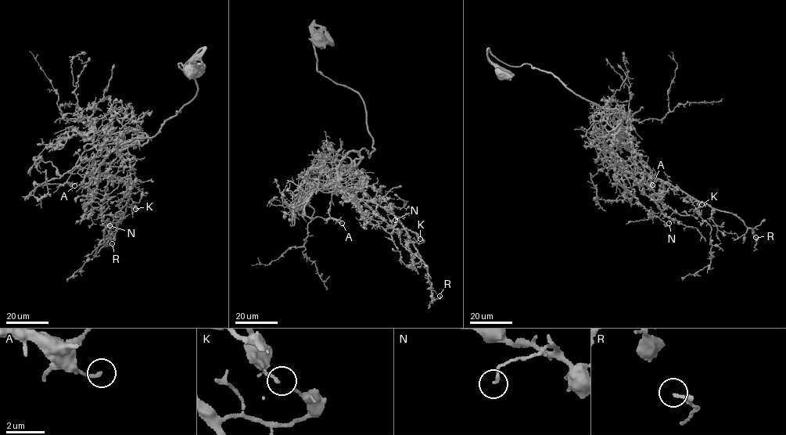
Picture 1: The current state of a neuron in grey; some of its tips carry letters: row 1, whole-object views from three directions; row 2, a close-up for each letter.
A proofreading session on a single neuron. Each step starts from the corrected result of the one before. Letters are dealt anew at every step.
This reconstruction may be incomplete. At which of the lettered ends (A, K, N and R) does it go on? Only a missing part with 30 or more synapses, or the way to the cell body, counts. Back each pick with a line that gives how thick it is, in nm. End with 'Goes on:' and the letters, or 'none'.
Goes on: none

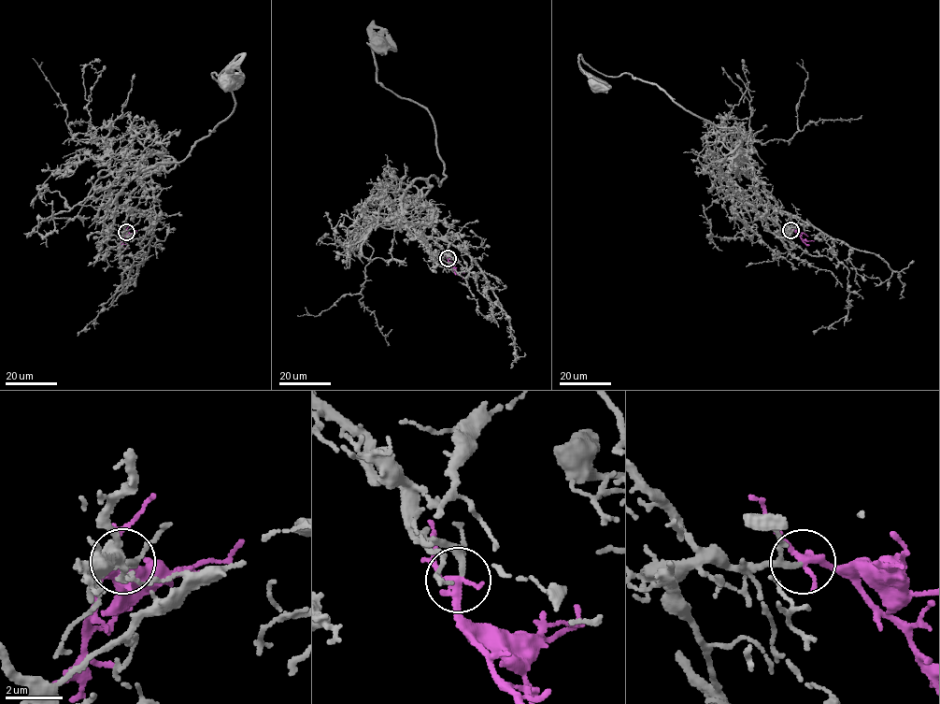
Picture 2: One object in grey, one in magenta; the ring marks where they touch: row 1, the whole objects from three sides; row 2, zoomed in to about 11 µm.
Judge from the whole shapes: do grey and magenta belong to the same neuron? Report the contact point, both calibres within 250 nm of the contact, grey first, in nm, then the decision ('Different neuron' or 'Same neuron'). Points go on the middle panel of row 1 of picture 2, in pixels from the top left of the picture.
Place: (448, 258). Thickness 170 nm (grey) against 260 nm. Same neuron

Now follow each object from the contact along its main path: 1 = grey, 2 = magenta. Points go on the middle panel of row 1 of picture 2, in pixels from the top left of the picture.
1: (448, 257), (400, 206), (415, 179), (446, 176), (429, 111), (377, 81), (371, 22), (378, 44)
2: (448, 257), (462, 279)

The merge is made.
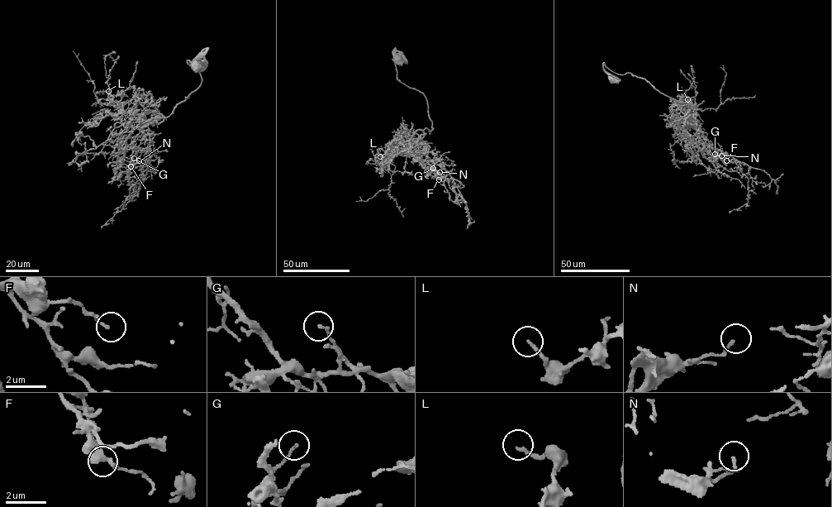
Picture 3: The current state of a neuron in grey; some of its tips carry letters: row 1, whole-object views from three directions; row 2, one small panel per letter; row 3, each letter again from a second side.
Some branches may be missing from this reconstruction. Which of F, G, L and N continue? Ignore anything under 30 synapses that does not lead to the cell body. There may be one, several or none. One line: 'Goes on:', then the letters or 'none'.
Goes on: L

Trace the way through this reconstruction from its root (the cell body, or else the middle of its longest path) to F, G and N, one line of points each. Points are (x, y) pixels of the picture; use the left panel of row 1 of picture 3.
F: (197, 65), (206, 48), (187, 60), (199, 72), (197, 88), (168, 117), (152, 117), (127, 138), (130, 166)
G: (197, 65), (206, 48), (187, 60), (199, 72), (197, 88), (168, 117), (152, 117), (127, 138), (134, 158)
N: (197, 65), (206, 48), (187, 60), (197, 88), (127, 138), (131, 162), (139, 160)

